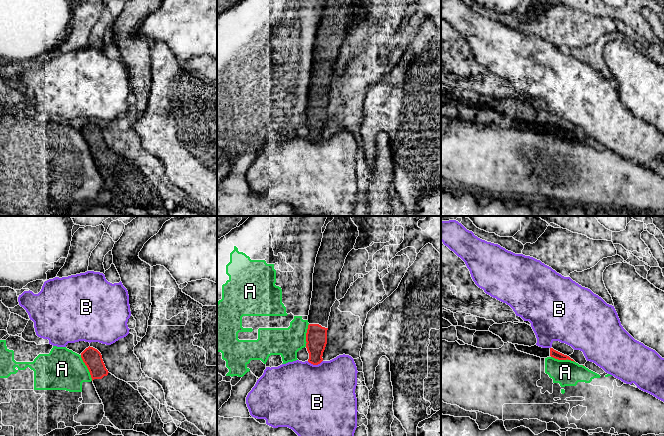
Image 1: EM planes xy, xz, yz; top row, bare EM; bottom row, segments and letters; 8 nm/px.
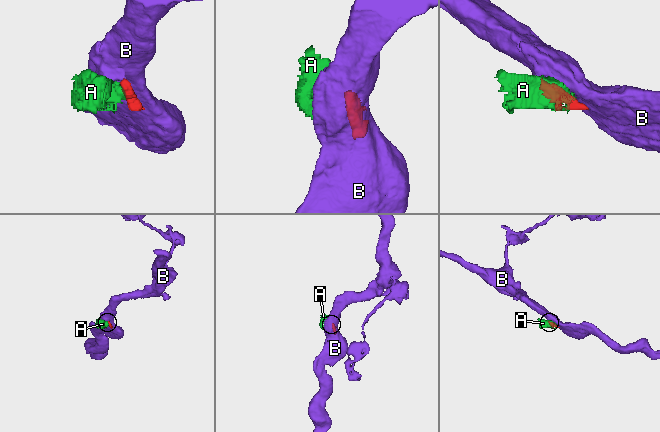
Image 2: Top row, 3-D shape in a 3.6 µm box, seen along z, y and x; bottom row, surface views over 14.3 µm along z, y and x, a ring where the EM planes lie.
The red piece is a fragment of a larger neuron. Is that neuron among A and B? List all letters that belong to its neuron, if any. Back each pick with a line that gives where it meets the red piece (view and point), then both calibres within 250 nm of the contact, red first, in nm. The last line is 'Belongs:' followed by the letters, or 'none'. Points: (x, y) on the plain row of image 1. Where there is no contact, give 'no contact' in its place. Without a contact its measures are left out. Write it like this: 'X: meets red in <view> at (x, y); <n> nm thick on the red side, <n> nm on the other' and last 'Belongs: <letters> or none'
Belongs: none

